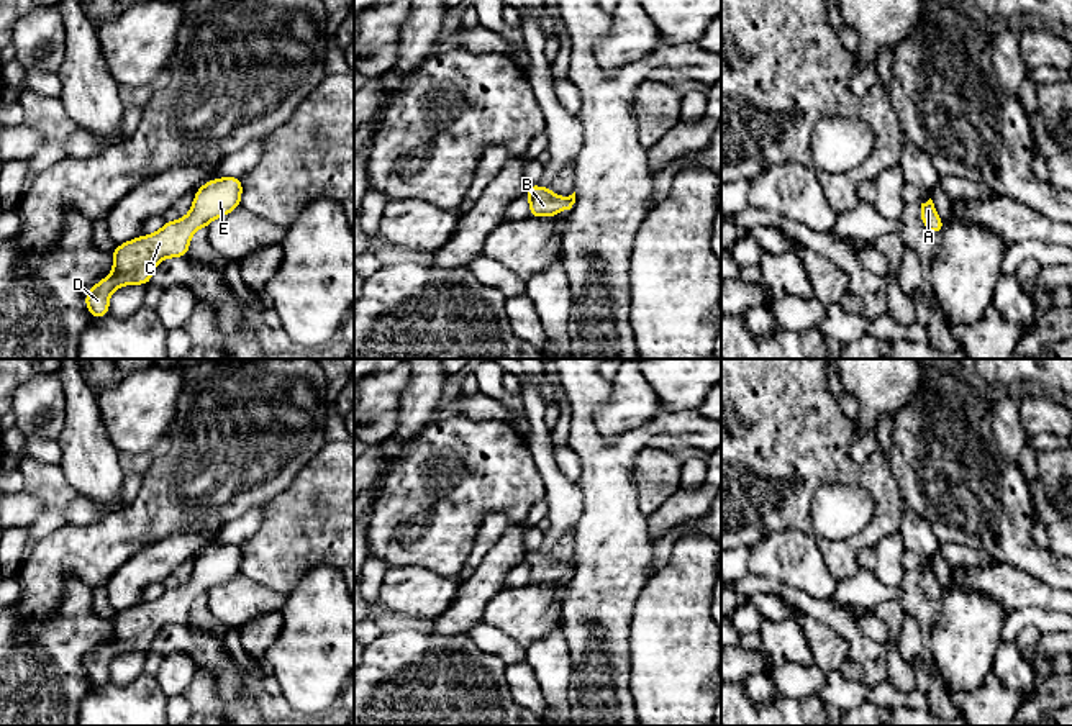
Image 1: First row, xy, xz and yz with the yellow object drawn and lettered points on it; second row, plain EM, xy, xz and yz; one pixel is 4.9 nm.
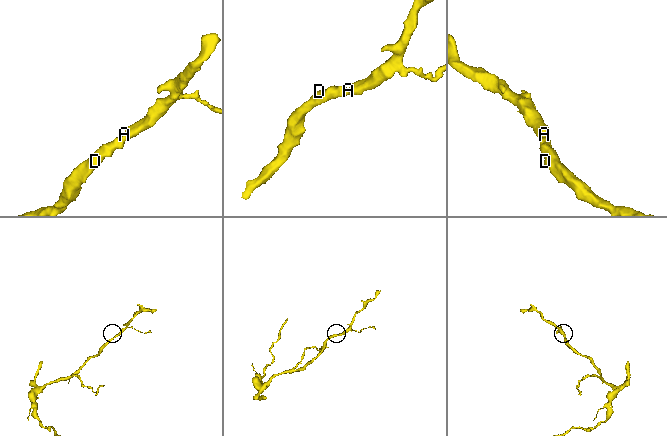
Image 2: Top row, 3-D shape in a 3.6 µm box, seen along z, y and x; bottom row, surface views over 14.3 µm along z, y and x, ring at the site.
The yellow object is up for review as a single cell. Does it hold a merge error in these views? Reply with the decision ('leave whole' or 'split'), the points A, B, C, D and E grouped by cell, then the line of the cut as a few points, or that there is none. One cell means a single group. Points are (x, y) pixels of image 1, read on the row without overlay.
leave whole | A B C D E | no cut

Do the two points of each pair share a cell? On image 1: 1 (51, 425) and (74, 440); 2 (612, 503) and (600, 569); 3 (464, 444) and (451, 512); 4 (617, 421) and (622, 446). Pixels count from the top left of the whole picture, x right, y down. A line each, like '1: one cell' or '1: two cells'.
1: two cells
2: one cell
3: one cell
4: two cells

